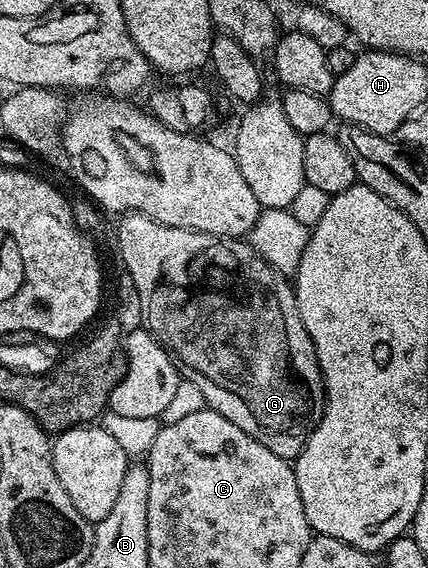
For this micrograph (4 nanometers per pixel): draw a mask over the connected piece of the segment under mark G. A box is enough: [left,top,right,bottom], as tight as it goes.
[116,213,326,462]

